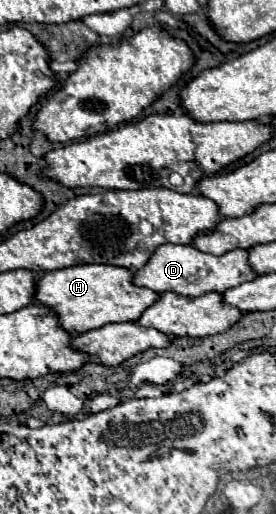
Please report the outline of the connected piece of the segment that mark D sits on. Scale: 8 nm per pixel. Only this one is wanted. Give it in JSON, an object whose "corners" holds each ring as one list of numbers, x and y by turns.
{"corners":[[164,243,154,251,150,261,140,271,136,271,134,283,140,287,148,287,156,293,174,291,184,297,198,297,202,293,212,293,212,291,224,293,226,289,232,289,246,281,254,281,256,277,258,273,250,267,246,249,234,249,216,257,210,253,202,253,192,245]]}

